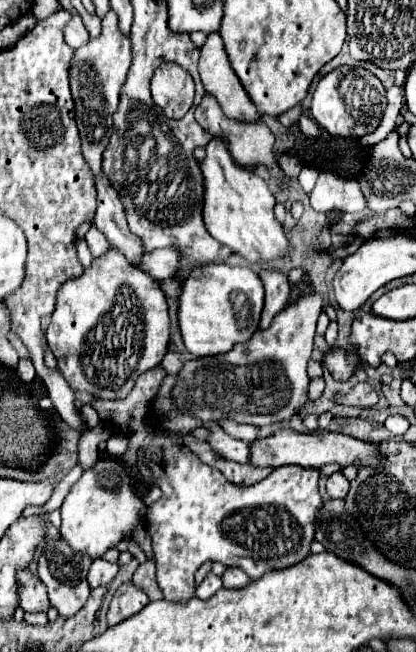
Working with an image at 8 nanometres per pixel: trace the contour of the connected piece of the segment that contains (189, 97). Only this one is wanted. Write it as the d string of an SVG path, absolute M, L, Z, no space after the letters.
M164 63L154 71L150 91L168 119L182 119L194 101L194 81L176 63Z

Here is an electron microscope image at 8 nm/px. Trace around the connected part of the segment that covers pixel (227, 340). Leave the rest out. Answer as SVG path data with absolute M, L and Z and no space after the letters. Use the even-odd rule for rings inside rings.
M210 263L194 269L184 281L184 291L178 301L178 321L188 353L194 357L212 357L250 341L258 331L262 307L264 285L250 267Z

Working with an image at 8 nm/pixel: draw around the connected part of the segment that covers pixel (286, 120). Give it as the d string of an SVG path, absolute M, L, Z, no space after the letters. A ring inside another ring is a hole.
M296 105L294 109L290 109L290 111L286 111L286 113L282 113L280 117L278 117L278 121L284 125L284 127L290 127L290 125L294 125L296 121L298 121L298 117L302 115L302 109L300 109L300 105Z

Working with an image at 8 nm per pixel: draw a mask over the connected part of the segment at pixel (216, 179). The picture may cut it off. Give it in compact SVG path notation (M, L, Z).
M212 139L206 145L206 157L200 163L200 171L206 183L202 219L208 233L228 245L234 253L246 257L250 263L258 263L260 259L278 259L286 251L288 239L282 225L274 217L274 195L270 193L266 181L246 167L240 167L222 139Z

